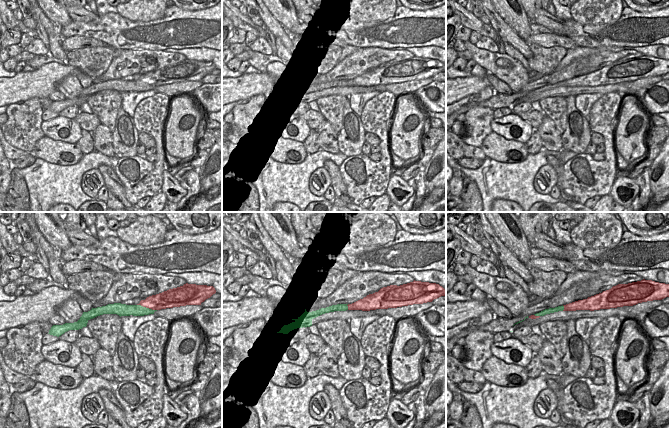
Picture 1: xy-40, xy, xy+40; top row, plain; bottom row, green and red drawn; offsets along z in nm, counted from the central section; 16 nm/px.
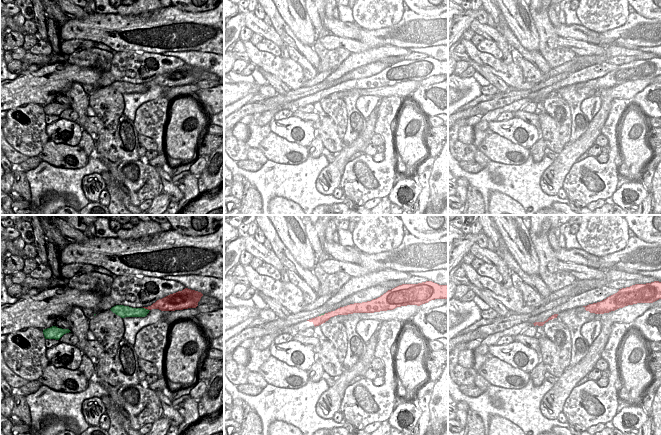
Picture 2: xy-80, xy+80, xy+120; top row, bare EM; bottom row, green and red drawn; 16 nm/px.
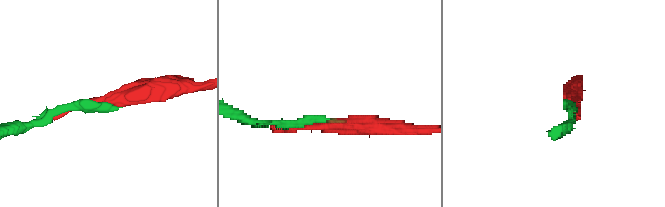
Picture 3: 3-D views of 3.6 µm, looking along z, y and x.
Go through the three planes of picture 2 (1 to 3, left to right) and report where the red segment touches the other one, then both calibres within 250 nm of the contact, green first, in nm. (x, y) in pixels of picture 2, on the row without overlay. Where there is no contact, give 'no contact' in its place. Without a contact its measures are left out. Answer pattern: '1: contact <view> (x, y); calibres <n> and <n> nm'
1: contact xy-80 (146, 85); calibres 160 and 170 nm
2: contact xy+80 (322, 90); calibres 30 and 140 nm
3: no contact

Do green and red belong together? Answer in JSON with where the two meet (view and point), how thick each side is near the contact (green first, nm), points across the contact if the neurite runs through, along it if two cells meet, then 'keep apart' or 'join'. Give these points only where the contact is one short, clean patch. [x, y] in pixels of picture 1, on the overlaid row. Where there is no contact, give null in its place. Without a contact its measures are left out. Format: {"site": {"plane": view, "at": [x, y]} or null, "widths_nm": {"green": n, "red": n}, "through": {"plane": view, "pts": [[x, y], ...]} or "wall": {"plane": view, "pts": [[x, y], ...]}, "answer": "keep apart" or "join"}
{"site": {"plane": "xy-40", "at": [147, 308]}, "widths_nm": {"green": 190, "red": 260}, "answer": "join"}

